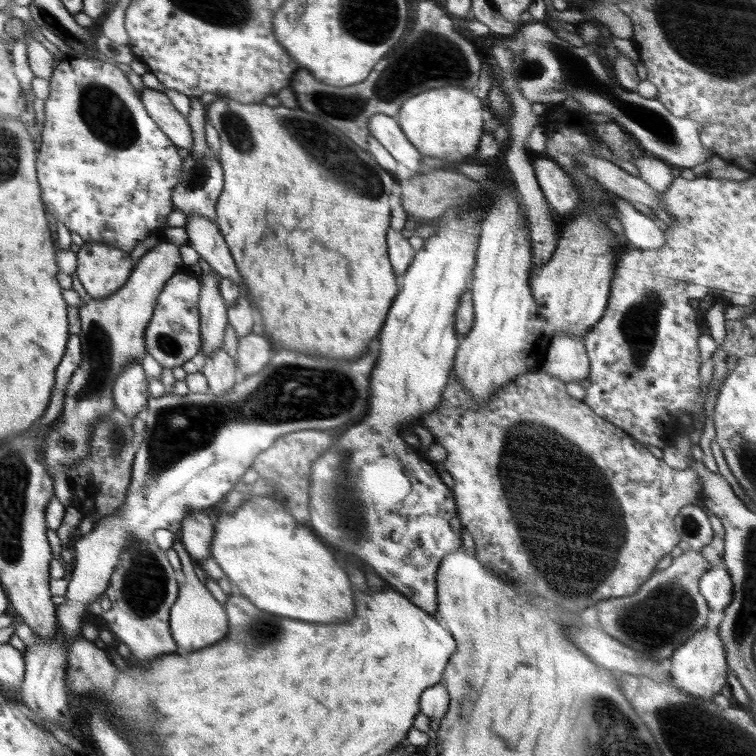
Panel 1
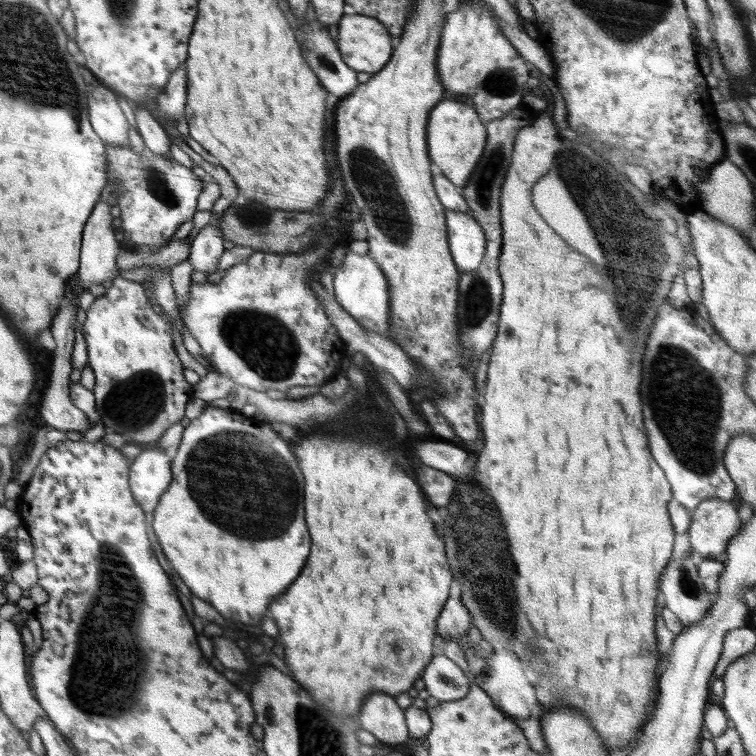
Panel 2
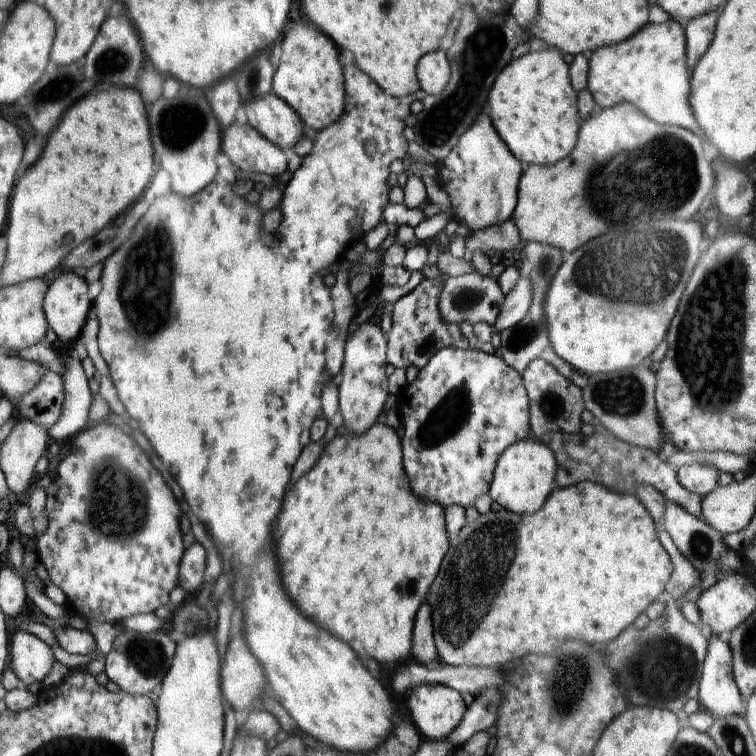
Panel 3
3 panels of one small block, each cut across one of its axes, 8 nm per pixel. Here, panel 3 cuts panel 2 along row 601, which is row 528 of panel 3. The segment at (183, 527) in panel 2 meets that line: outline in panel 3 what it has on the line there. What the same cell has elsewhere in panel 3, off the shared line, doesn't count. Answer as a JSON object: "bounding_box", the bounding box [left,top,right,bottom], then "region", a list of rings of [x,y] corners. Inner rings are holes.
{"bounding_box":[93,180,397,753],"region":[[[216,180],[216,182],[212,182],[212,184],[208,184],[205,186],[203,190],[196,192],[196,194],[192,194],[192,196],[183,196],[182,194],[173,192],[172,190],[168,192],[168,194],[164,194],[164,196],[160,196],[160,200],[158,202],[154,202],[150,208],[148,208],[148,212],[144,214],[144,218],[136,224],[136,228],[134,228],[134,232],[132,232],[132,236],[128,238],[128,242],[124,242],[108,260],[103,262],[103,270],[100,278],[100,282],[102,283],[102,290],[98,294],[96,300],[93,301],[94,308],[97,310],[97,319],[99,324],[99,331],[97,334],[97,343],[99,346],[100,354],[104,357],[106,364],[108,364],[108,370],[110,370],[109,376],[116,388],[116,392],[118,392],[118,398],[120,402],[124,405],[126,412],[132,416],[132,418],[136,418],[138,420],[138,426],[140,426],[140,430],[144,432],[144,436],[148,438],[148,442],[150,442],[150,446],[154,448],[154,452],[160,456],[160,460],[162,460],[162,466],[164,466],[164,472],[168,472],[168,474],[172,474],[172,476],[176,476],[174,478],[174,482],[180,486],[180,490],[182,490],[182,494],[184,494],[184,500],[186,500],[186,504],[188,504],[188,508],[198,516],[198,520],[204,524],[204,528],[206,528],[206,532],[208,532],[208,536],[210,536],[210,540],[212,540],[212,544],[216,546],[216,550],[220,552],[220,556],[222,556],[222,566],[224,566],[224,572],[228,574],[228,572],[234,572],[236,576],[234,576],[234,580],[236,582],[242,582],[242,586],[244,586],[244,594],[242,594],[242,612],[244,612],[244,620],[242,620],[242,624],[244,624],[244,636],[246,636],[246,644],[248,644],[248,648],[250,648],[250,652],[252,652],[252,656],[262,664],[262,668],[264,668],[264,672],[266,672],[266,680],[268,680],[268,684],[270,684],[270,688],[272,688],[272,692],[276,694],[273,696],[277,699],[280,704],[284,707],[284,710],[290,714],[292,720],[296,722],[296,732],[300,732],[302,735],[313,736],[315,740],[318,740],[320,744],[323,746],[333,746],[334,750],[342,751],[345,753],[348,752],[370,752],[370,750],[374,750],[382,740],[386,742],[386,738],[392,734],[392,728],[394,728],[394,724],[392,724],[392,720],[390,720],[390,716],[395,713],[395,710],[392,710],[392,706],[390,704],[394,704],[396,706],[396,702],[390,702],[390,698],[392,700],[397,700],[396,697],[393,696],[389,688],[386,684],[382,684],[382,680],[380,680],[380,684],[378,684],[378,678],[376,676],[370,675],[370,672],[364,668],[364,664],[360,664],[358,662],[358,658],[356,658],[356,654],[352,652],[352,648],[350,646],[346,646],[344,642],[338,642],[338,638],[334,638],[332,634],[328,634],[328,630],[322,630],[322,626],[320,624],[316,624],[316,620],[312,620],[312,618],[308,618],[308,616],[304,616],[300,610],[298,610],[298,606],[286,596],[286,592],[280,588],[280,584],[282,584],[282,580],[280,580],[280,570],[278,570],[278,562],[276,562],[276,554],[274,554],[274,536],[272,536],[272,532],[274,532],[274,526],[276,526],[276,518],[278,518],[278,514],[280,514],[280,508],[282,508],[282,500],[284,500],[284,492],[286,492],[286,484],[290,482],[290,474],[292,474],[292,466],[294,466],[294,462],[296,462],[296,458],[300,456],[300,452],[302,452],[302,448],[304,448],[304,444],[308,444],[310,442],[310,426],[312,426],[312,422],[314,422],[314,418],[318,416],[316,412],[320,410],[320,396],[322,394],[322,386],[324,386],[324,374],[326,374],[326,356],[324,356],[324,350],[326,350],[326,340],[328,340],[328,330],[332,330],[334,326],[332,326],[332,321],[334,320],[334,306],[332,304],[332,298],[330,298],[330,292],[328,292],[328,288],[324,286],[324,282],[322,282],[322,276],[316,272],[316,270],[312,270],[310,266],[304,266],[304,263],[296,262],[296,256],[292,254],[291,250],[286,250],[284,246],[280,246],[280,244],[276,244],[278,240],[272,236],[272,234],[268,234],[268,232],[264,232],[262,228],[260,228],[260,218],[262,218],[262,214],[258,212],[257,204],[248,204],[248,202],[244,202],[244,197],[242,196],[234,196],[232,194],[232,190],[230,190],[230,186],[226,186],[222,180]]]}

